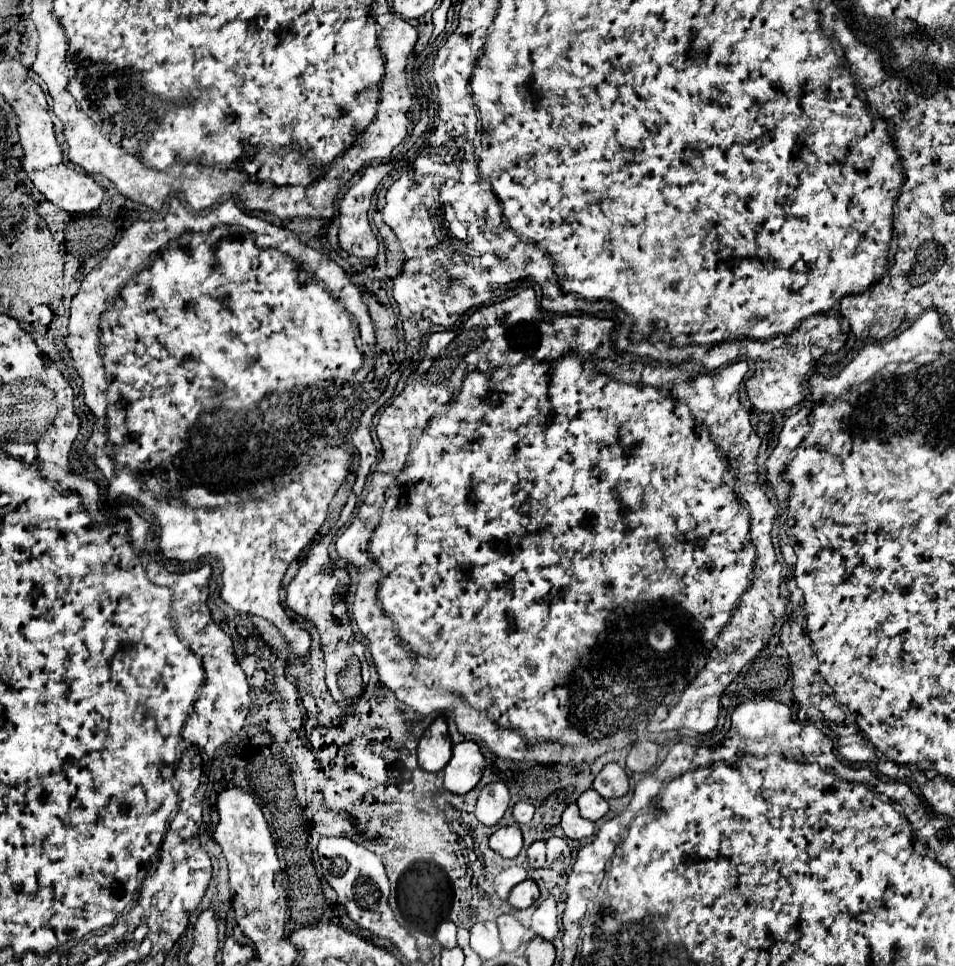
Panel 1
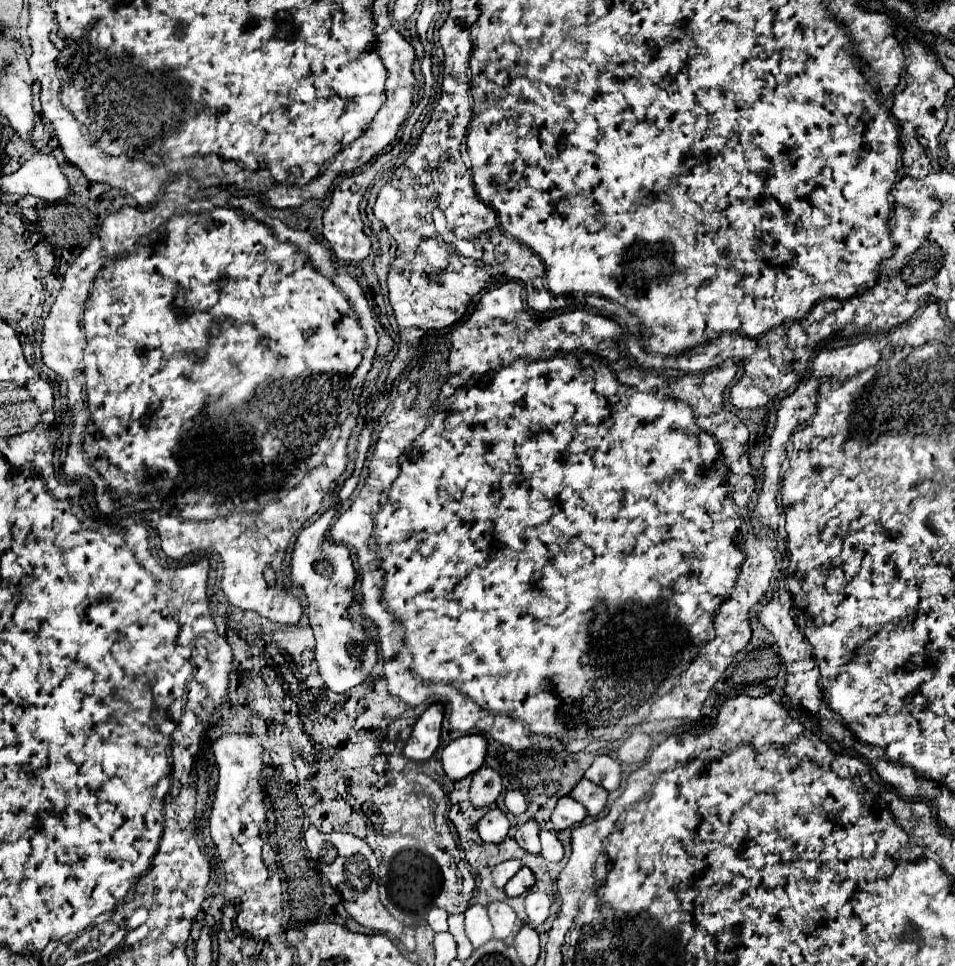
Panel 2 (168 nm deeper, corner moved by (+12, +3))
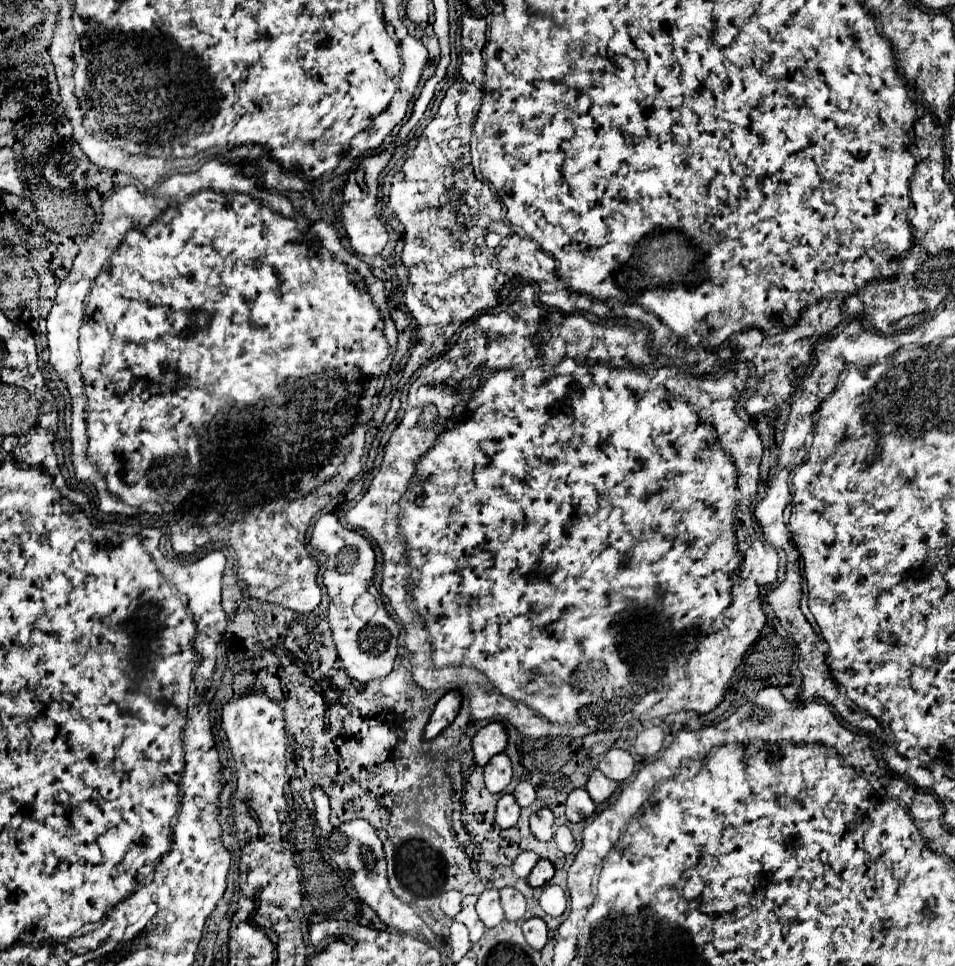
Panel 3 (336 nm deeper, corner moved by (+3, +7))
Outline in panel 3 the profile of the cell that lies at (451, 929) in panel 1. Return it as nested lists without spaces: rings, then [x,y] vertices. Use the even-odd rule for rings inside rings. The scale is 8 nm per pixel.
[[[446,892],[440,896],[440,908],[446,916],[454,918],[460,912],[460,902],[462,902],[462,894],[460,892]]]

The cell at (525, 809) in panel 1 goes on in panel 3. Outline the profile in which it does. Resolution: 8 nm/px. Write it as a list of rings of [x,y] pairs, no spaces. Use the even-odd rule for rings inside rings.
[[[520,782],[518,786],[516,786],[516,790],[514,790],[514,798],[516,798],[516,802],[524,808],[524,806],[530,806],[532,802],[534,802],[534,788],[532,788],[532,784],[530,782]]]

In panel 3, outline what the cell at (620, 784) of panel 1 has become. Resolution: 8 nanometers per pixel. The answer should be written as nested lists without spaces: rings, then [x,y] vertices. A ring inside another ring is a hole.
[[[612,748],[608,750],[608,754],[600,760],[598,770],[602,774],[606,774],[608,778],[616,780],[616,782],[624,782],[632,776],[634,772],[634,758],[630,752],[620,750],[620,748]]]

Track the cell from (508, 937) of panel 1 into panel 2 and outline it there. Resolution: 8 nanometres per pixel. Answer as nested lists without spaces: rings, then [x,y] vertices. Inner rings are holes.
[[[493,902],[487,908],[489,908],[489,920],[493,924],[493,932],[495,932],[493,936],[497,940],[505,940],[511,934],[513,924],[517,920],[513,908],[509,908],[505,902]]]

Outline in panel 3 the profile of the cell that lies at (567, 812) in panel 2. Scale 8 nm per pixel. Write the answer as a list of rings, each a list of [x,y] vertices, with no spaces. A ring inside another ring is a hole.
[[[584,788],[572,790],[566,800],[566,818],[570,822],[586,820],[594,814],[594,808],[596,808],[596,804],[592,802],[592,798],[588,796],[588,792]]]

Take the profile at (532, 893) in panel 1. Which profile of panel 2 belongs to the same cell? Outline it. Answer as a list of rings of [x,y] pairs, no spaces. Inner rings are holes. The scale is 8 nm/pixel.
[[[521,868],[521,872],[517,872],[517,874],[509,880],[509,884],[505,886],[505,892],[507,892],[507,896],[521,896],[521,894],[529,892],[533,884],[535,884],[533,872],[531,872],[529,868]]]

